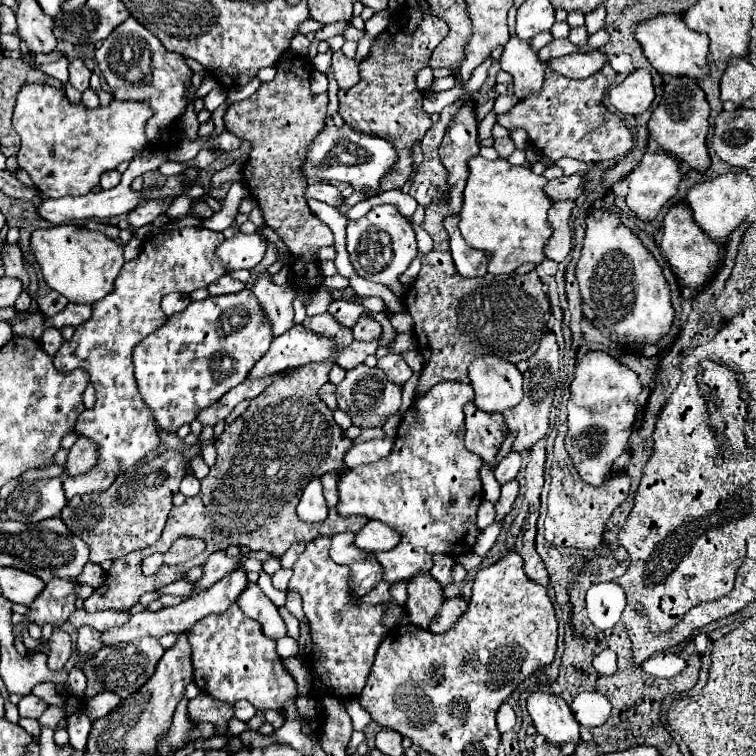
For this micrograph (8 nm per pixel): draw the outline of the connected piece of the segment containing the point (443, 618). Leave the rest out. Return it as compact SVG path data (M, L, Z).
M462 597L446 599L446 601L442 603L442 609L440 609L440 613L436 615L436 619L432 619L430 631L432 631L432 633L444 633L444 631L448 631L448 629L456 623L456 619L466 611L466 607L468 607L468 603L466 603Z

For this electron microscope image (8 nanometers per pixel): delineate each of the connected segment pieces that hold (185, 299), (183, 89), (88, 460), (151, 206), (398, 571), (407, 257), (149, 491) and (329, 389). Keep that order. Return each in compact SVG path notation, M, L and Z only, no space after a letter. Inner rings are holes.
M170 293L168 297L162 299L162 311L170 317L174 313L184 311L190 305L190 297L188 295L180 295L180 293Z
M128 17L122 25L118 25L106 39L96 43L96 63L112 91L116 101L146 101L152 109L152 117L146 123L146 139L150 147L168 147L170 137L178 129L178 119L186 111L186 95L192 81L192 69L186 65L186 59L178 53L166 51L158 37L154 37L148 29L144 29L134 17Z
M78 437L78 441L74 443L74 447L68 453L68 463L66 463L66 473L68 475L82 475L88 473L90 467L96 465L96 443L92 443L92 439L84 439Z
M168 197L168 199L148 199L148 201L144 201L144 205L142 207L136 207L132 213L128 213L128 223L130 223L130 227L136 231L136 229L140 229L142 225L148 225L148 223L152 223L160 213L166 213L166 209L168 209L168 205L172 203L172 199L174 197Z
M444 381L434 385L426 395L418 397L406 415L396 433L396 443L388 457L372 463L360 465L344 471L338 477L338 513L346 515L364 515L368 519L378 519L402 535L402 543L390 551L376 553L378 563L384 567L384 581L394 583L400 579L412 579L418 573L432 569L432 555L460 555L474 547L476 535L480 533L476 527L476 511L484 499L482 483L480 483L480 467L482 459L464 447L464 403L474 397L470 385Z
M380 205L372 207L368 215L348 221L348 239L346 247L350 253L350 263L354 265L356 273L368 281L386 285L394 295L404 293L404 285L398 281L400 275L410 267L414 257L418 255L416 247L416 233L408 219L402 219L402 215L392 205Z
M168 451L146 461L134 473L120 473L106 491L72 497L62 511L62 521L74 535L82 537L90 547L94 545L92 563L102 563L106 559L114 561L130 551L156 543L172 509L172 495L178 493L178 485L184 475L186 463L182 455Z
M326 383L326 385L322 385L320 387L320 391L318 391L318 395L326 401L326 405L334 411L336 409L336 385L334 383Z

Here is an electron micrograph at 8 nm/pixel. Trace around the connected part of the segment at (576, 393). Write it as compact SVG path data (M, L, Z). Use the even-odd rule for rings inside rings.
M588 351L580 363L576 365L574 381L570 385L570 399L568 399L568 433L566 433L566 451L572 457L580 477L590 485L600 485L610 473L616 457L626 451L628 439L632 435L632 425L636 421L638 403L636 397L642 391L642 383L638 375L628 369L626 365L618 363L610 353L606 351Z

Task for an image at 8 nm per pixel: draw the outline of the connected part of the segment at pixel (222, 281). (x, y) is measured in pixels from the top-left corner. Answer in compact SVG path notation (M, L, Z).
M226 273L226 275L222 275L220 279L216 279L216 283L210 283L206 289L208 289L210 295L228 295L228 293L238 293L238 291L242 291L244 287L246 287L244 283L232 279L232 277Z

